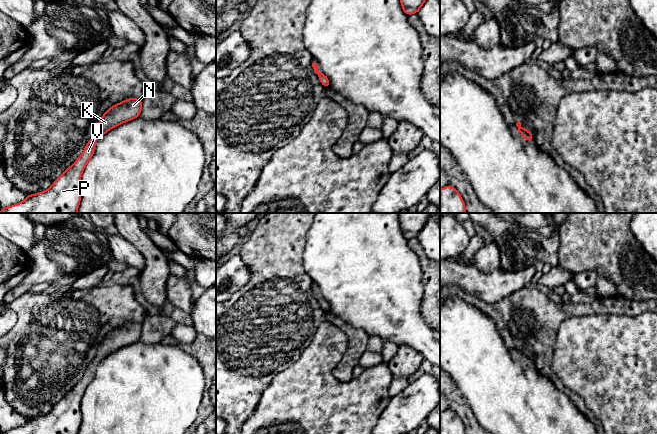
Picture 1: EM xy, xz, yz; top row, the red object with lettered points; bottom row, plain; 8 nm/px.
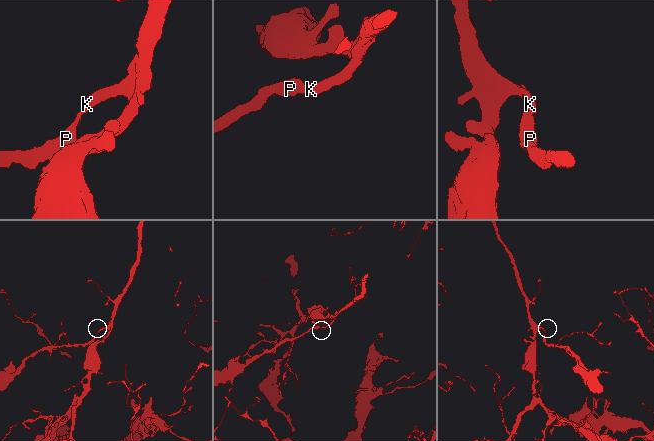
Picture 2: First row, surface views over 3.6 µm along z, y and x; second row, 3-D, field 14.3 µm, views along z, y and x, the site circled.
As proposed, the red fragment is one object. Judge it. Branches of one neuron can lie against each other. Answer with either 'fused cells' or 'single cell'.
single cell

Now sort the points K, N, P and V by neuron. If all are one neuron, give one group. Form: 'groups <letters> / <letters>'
groups K N P V

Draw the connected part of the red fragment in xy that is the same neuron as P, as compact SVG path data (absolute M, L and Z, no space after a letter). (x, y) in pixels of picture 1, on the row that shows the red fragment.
M129 98L113 105L100 118L95 136L89 139L81 156L43 192L26 195L23 202L1 207L0 213L77 213L82 196L80 179L94 154L96 140L110 129L140 117L142 99Z

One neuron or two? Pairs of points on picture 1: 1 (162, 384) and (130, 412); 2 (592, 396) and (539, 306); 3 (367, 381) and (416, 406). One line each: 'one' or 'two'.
1: one
2: two
3: two

